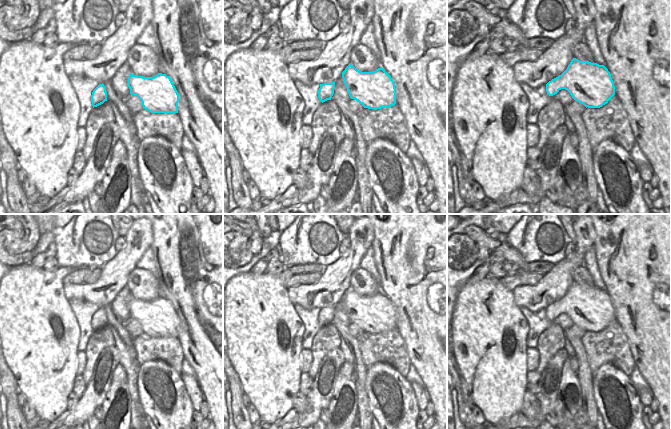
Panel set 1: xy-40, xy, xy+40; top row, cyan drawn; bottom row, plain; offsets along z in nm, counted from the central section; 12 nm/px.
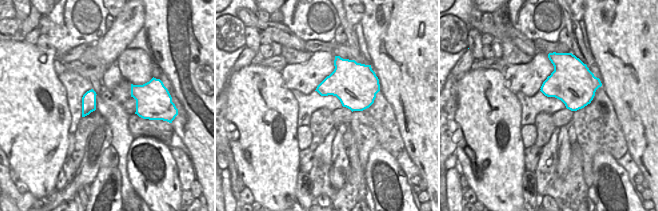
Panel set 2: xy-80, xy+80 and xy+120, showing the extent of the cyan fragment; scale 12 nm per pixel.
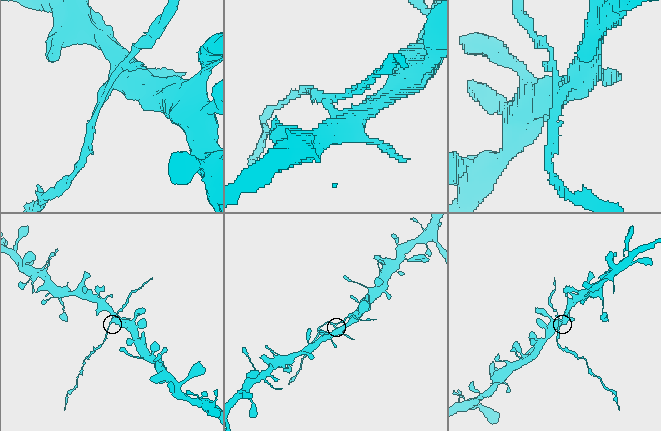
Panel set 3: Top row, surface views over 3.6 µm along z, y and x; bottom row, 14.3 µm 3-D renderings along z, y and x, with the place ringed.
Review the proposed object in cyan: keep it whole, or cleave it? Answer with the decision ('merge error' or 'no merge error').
merge error

